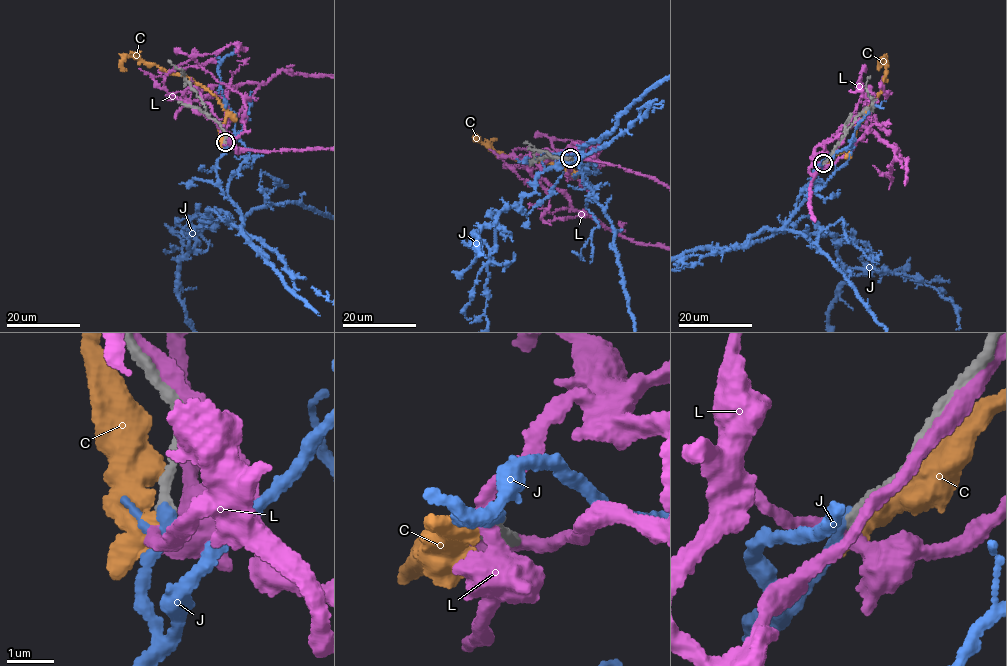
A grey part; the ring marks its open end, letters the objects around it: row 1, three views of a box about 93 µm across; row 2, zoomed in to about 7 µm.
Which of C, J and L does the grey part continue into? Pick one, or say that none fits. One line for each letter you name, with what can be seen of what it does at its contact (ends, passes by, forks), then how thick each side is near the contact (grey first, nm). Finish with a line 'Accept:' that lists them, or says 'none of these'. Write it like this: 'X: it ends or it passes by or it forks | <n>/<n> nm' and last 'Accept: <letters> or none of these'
J: it passes by | 260/200 nm
Accept: J

